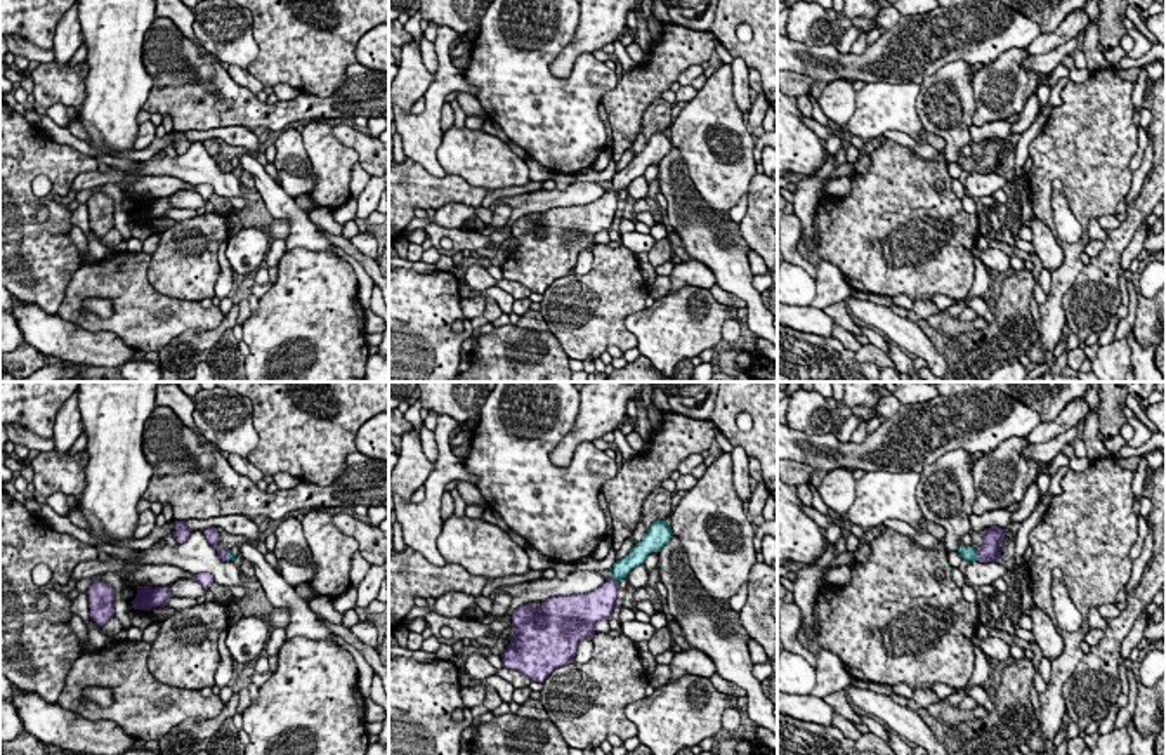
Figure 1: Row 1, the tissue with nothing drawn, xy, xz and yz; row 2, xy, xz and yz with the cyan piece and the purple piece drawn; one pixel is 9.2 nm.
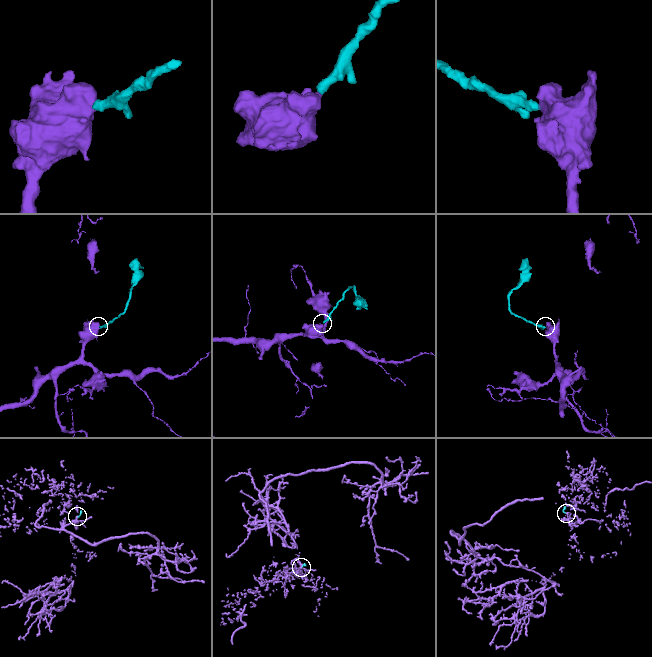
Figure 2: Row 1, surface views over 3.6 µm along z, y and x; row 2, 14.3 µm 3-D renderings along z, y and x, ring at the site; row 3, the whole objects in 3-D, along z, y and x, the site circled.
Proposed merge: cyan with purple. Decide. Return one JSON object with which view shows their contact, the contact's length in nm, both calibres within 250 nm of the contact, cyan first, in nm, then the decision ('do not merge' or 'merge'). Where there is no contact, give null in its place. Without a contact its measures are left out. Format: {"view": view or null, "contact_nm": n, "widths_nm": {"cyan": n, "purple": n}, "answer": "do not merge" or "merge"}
{"view": "yz", "contact_nm": 100, "widths_nm": {"cyan": 130, "purple": 190}, "answer": "merge"}

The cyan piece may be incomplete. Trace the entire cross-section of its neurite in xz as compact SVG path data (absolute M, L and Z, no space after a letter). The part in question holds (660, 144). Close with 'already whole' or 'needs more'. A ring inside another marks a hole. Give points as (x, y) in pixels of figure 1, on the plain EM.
M656 132L628 167L611 179L611 191L586 205L559 207L540 219L524 215L512 224L517 241L501 272L533 293L543 293L555 279L569 276L583 250L593 250L595 236L609 231L616 217L618 198L628 184L659 163L671 149L666 132Z; needs more

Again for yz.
M991 137L982 144L984 153L979 161L975 161L973 158L960 156L958 165L963 168L963 172L979 172L986 175L999 174L1005 146L1006 146L1006 141Z; needs more

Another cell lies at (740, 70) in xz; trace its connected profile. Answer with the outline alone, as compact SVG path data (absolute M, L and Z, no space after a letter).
M734 57L730 68L734 75L734 101L743 115L750 113L751 109L750 83L748 83L750 68L741 57Z

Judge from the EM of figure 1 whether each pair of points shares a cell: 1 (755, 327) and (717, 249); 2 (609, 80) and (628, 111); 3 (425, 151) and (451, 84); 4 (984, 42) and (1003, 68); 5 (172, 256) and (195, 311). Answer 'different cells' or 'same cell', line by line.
1: same cell
2: different cells
3: same cell
4: different cells
5: different cells

